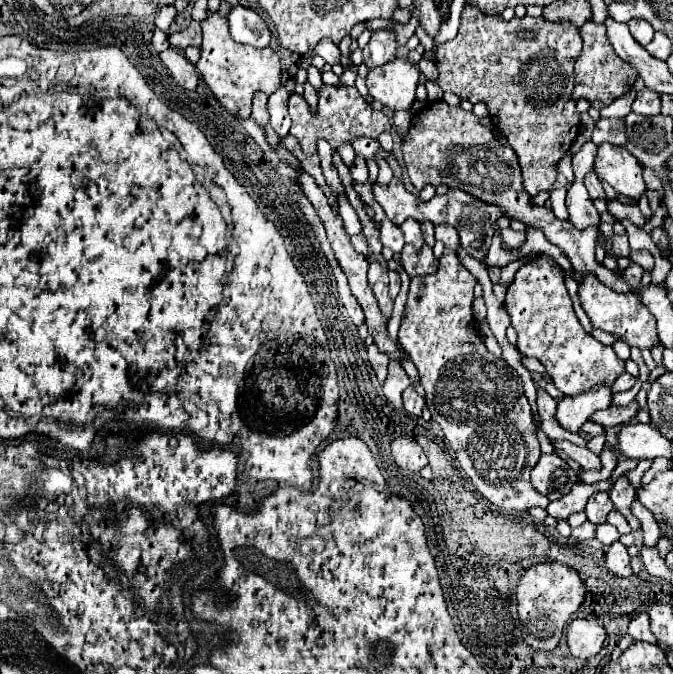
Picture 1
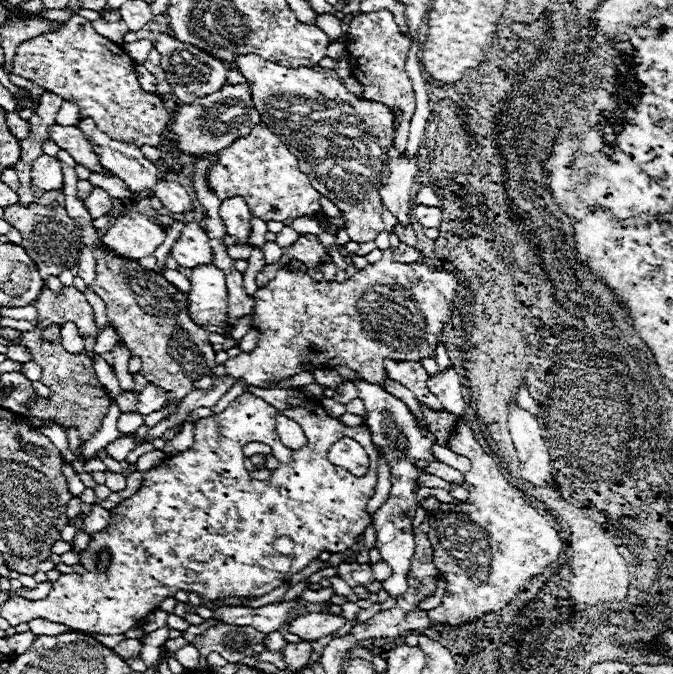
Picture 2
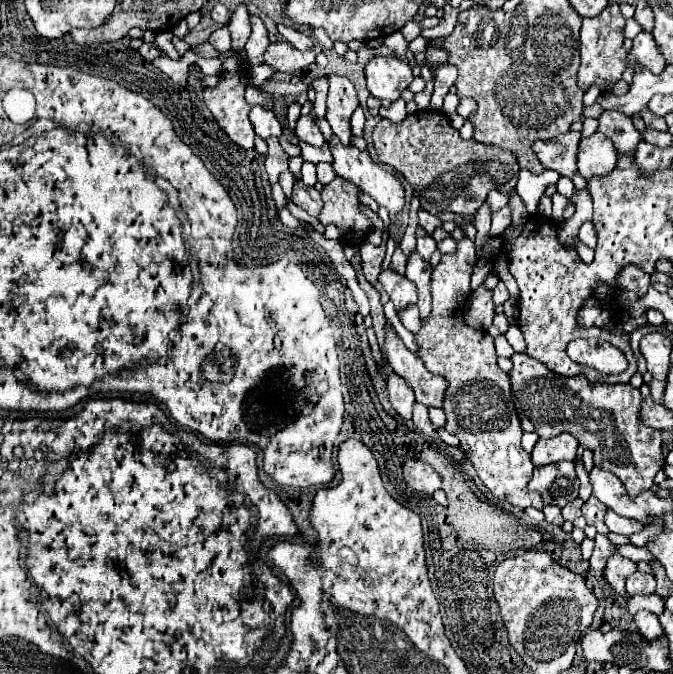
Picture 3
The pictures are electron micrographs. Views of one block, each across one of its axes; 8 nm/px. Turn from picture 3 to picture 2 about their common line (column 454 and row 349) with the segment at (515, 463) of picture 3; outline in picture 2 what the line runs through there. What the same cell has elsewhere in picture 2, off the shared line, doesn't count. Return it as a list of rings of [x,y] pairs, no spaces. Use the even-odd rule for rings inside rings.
[[[386,248],[382,260],[368,264],[344,282],[316,282],[300,270],[278,270],[266,286],[254,292],[254,326],[262,328],[256,348],[252,352],[240,352],[238,356],[228,358],[226,374],[216,378],[212,388],[186,394],[178,410],[148,428],[146,440],[152,442],[162,438],[162,434],[170,428],[182,428],[186,416],[194,408],[216,406],[236,378],[244,378],[252,386],[262,386],[270,380],[277,383],[304,370],[302,362],[314,362],[348,366],[372,384],[384,386],[384,358],[394,361],[436,358],[436,346],[440,344],[438,338],[452,316],[452,312],[446,312],[446,306],[452,310],[456,300],[438,300],[438,286],[428,288],[428,284],[436,282],[438,276],[446,278],[456,274],[444,266],[436,268],[422,262],[398,264],[392,256],[394,250]]]

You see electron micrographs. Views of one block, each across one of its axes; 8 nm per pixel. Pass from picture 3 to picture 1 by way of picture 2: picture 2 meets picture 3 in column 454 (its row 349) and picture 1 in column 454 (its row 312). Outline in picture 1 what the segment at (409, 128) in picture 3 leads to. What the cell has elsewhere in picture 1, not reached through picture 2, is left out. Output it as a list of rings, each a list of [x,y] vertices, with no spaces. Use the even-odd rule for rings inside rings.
[[[444,100],[426,104],[418,114],[414,114],[408,136],[402,138],[402,156],[410,182],[414,184],[416,190],[422,190],[428,184],[432,184],[434,188],[438,188],[440,184],[446,184],[448,188],[460,188],[486,204],[498,206],[500,212],[510,220],[520,220],[528,226],[540,228],[552,244],[556,244],[566,252],[574,270],[580,276],[592,272],[602,284],[606,284],[616,292],[640,294],[640,288],[628,286],[624,278],[620,278],[618,274],[596,262],[594,248],[598,228],[576,230],[570,222],[558,220],[544,206],[538,208],[530,204],[530,196],[524,194],[522,188],[520,164],[514,150],[510,146],[504,148],[496,140],[492,130],[480,124],[480,120],[472,112],[464,112],[460,106],[448,106]]]

